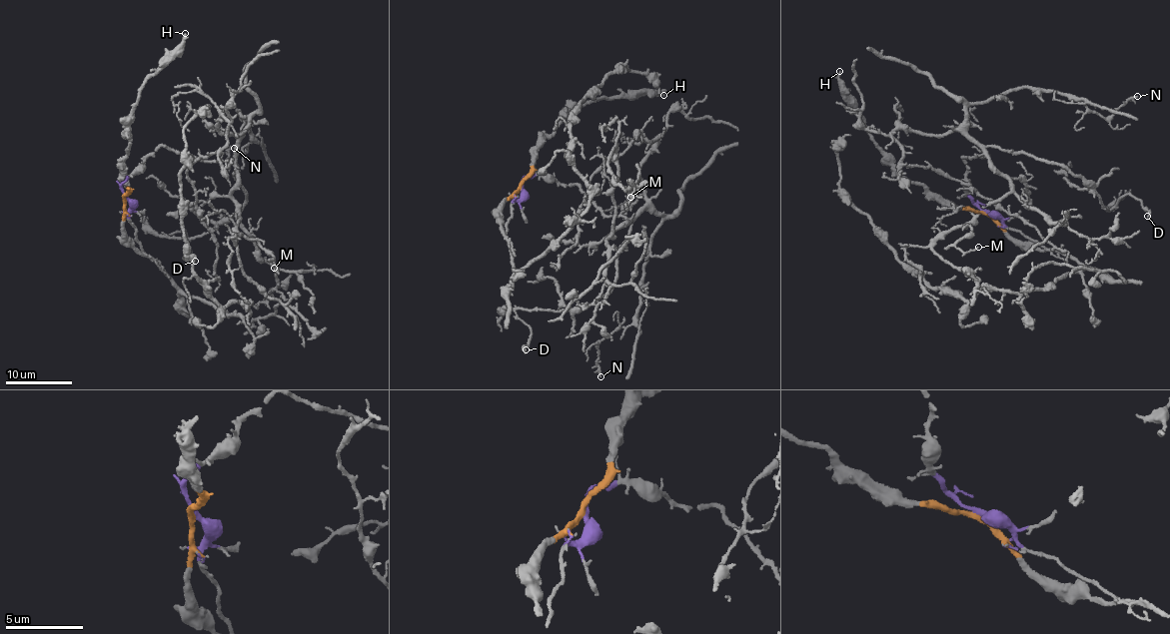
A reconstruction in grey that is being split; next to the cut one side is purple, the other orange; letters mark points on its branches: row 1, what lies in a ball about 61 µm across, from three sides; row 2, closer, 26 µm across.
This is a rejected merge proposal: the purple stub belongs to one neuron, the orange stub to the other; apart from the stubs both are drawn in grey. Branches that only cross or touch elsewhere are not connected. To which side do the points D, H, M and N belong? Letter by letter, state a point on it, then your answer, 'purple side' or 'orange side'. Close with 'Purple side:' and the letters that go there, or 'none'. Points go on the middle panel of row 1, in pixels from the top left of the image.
D: (526, 349) | purple side
H: (663, 95) | orange side
M: (630, 197) | purple side
N: (600, 376) | purple side
Purple side: D, M, N

